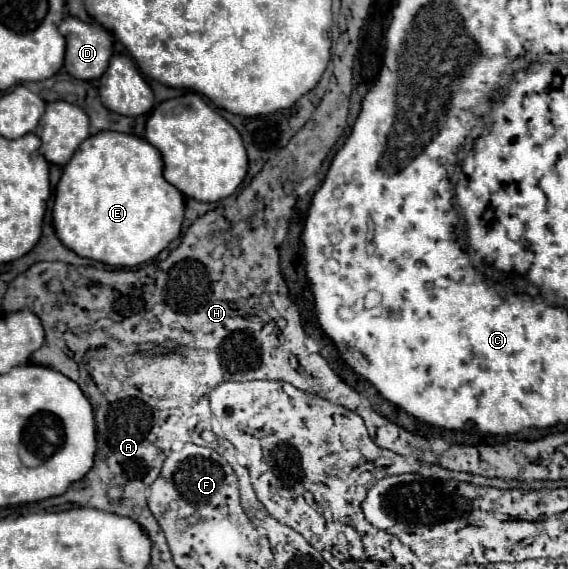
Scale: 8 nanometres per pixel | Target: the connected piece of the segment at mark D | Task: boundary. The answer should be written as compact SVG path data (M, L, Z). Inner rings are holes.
M75 16L63 18L59 32L67 40L65 68L73 78L101 78L113 50L113 36L101 24L87 24Z

